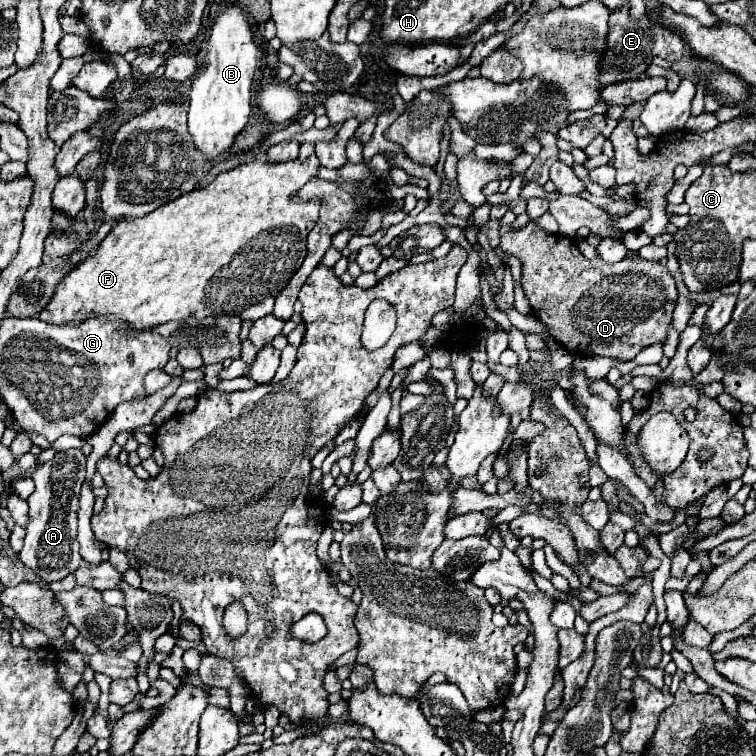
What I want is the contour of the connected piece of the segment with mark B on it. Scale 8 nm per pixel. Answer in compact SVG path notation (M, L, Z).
M228 5L222 9L212 25L206 49L206 65L194 77L188 97L188 131L194 139L194 145L204 151L206 157L214 157L230 149L234 137L250 119L250 89L256 71L258 49L254 45L252 27L244 9L238 5Z

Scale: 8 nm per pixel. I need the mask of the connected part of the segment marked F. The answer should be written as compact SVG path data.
M314 153L302 163L286 161L268 165L262 161L246 161L236 169L220 173L206 187L194 189L154 209L146 217L122 217L98 245L96 253L78 263L58 283L54 297L38 317L46 323L78 325L88 317L114 315L128 325L126 329L118 329L118 333L136 337L168 321L240 315L266 297L276 297L302 265L306 257L306 237L318 221L320 209L318 199L294 203L290 197L316 175L318 165Z

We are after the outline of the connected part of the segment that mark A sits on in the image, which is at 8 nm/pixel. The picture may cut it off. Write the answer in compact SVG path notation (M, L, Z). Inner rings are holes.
M68 449L58 451L54 459L38 465L36 471L32 471L30 475L36 489L28 497L32 519L26 525L26 539L24 549L20 553L20 561L48 583L64 579L68 573L76 571L76 567L82 563L80 545L76 539L76 513L84 471L86 471L86 455L82 453L82 449Z

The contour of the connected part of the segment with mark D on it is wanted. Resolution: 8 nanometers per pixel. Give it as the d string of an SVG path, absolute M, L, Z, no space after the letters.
M536 221L508 231L502 235L500 245L506 253L514 255L522 263L522 285L524 293L530 299L532 315L536 315L550 335L562 343L572 353L582 355L608 355L618 357L620 361L632 361L644 347L666 341L666 331L672 321L672 311L676 305L678 289L670 271L654 261L622 259L618 263L602 263L602 259L588 261L576 247L576 241L570 237L544 231Z

